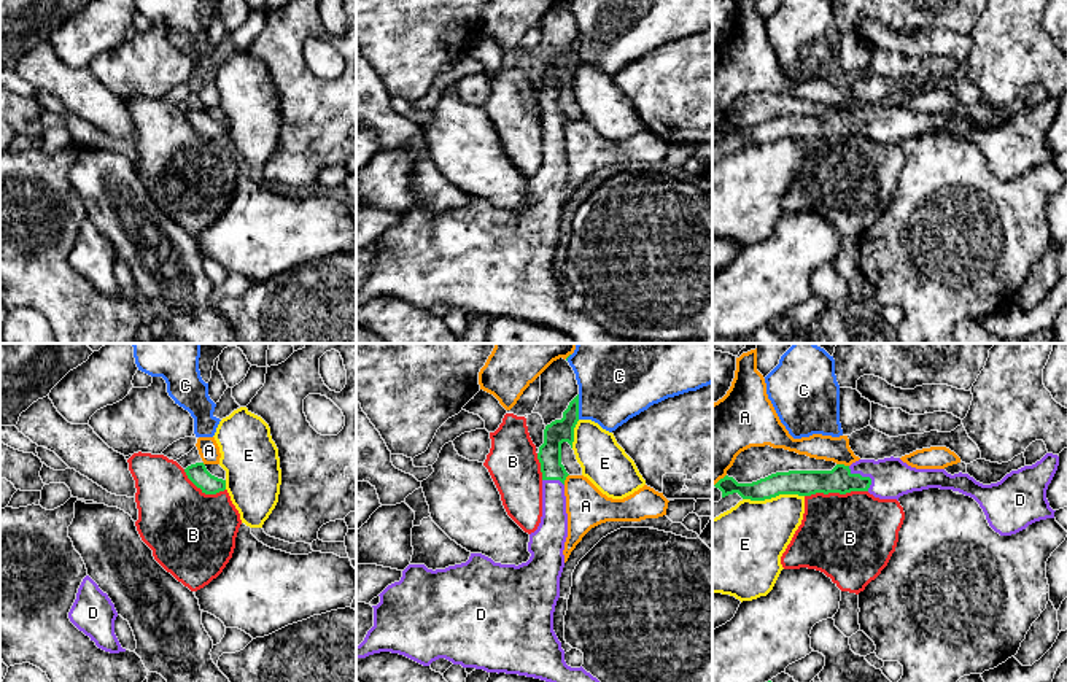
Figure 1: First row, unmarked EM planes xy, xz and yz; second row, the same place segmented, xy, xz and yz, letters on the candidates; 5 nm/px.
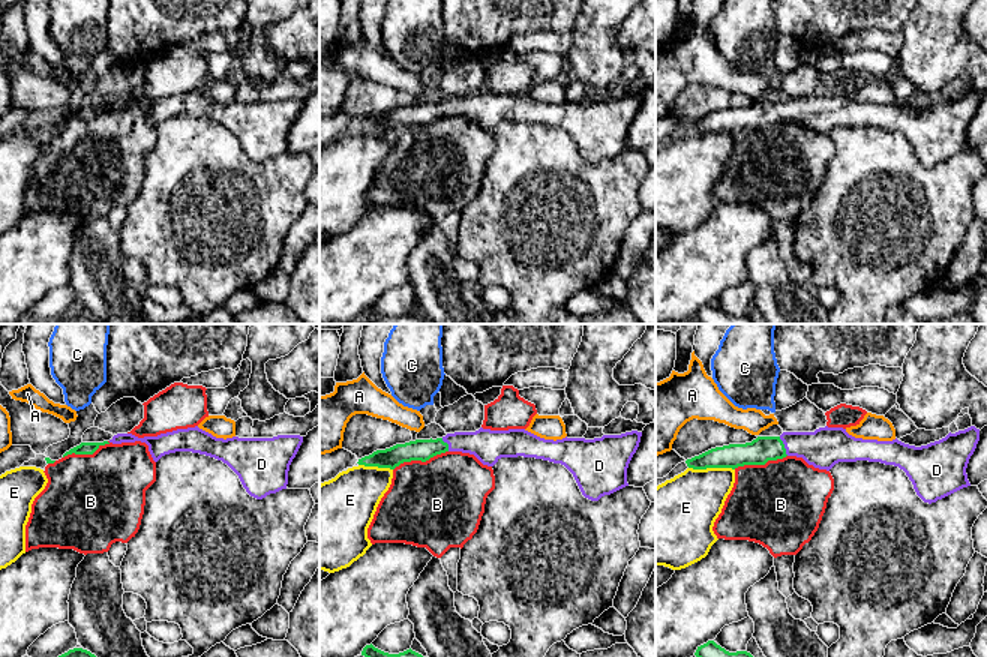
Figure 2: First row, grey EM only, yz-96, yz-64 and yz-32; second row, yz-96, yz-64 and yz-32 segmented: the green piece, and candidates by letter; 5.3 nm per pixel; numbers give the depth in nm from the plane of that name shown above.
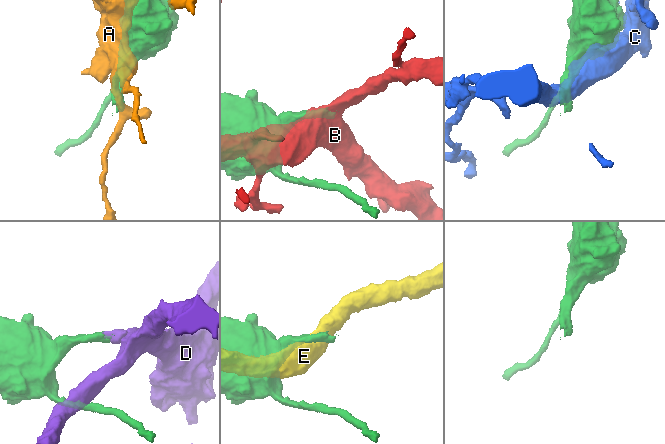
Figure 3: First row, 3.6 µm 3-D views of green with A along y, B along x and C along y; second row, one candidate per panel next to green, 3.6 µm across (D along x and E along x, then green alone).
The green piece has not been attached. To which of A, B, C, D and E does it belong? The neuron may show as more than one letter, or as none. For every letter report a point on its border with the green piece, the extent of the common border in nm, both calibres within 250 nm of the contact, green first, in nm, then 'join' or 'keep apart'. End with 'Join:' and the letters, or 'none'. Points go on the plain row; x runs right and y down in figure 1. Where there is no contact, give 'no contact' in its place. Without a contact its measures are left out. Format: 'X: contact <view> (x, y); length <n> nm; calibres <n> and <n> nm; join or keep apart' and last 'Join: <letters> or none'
A: contact yz (843, 108); length 70 nm; calibres 130 and 130 nm; keep apart
B: contact yz (835, 135); length 320 nm; calibres 130 and 440 nm; keep apart
C: contact xz (578, 51); length 130 nm; calibres 120 and 340 nm; keep apart
D: contact yz (864, 121); length 170 nm; calibres 130 and 200 nm; join
E: contact yz (773, 140); length 320 nm; calibres 130 and 360 nm; keep apart
Join: D

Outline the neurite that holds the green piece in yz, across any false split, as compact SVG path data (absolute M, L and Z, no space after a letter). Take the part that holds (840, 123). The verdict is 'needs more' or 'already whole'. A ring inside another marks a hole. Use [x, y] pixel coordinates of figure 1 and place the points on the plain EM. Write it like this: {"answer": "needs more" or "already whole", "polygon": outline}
{"answer": "needs more", "polygon": "M1046 97L1032 110L1011 114L1000 126L983 129L968 118L948 118L945 113L916 113L903 107L900 102L884 103L859 103L851 110L836 108L832 114L789 114L776 116L752 127L738 127L733 121L725 119L714 130L722 135L722 141L738 137L743 143L765 145L779 138L811 140L816 137L868 135L879 143L897 143L913 135L929 132L953 134L973 141L983 153L989 170L1000 180L1011 180L1029 169L1054 162L1054 156L1046 143L1046 134L1059 110L1059 100Z"}

